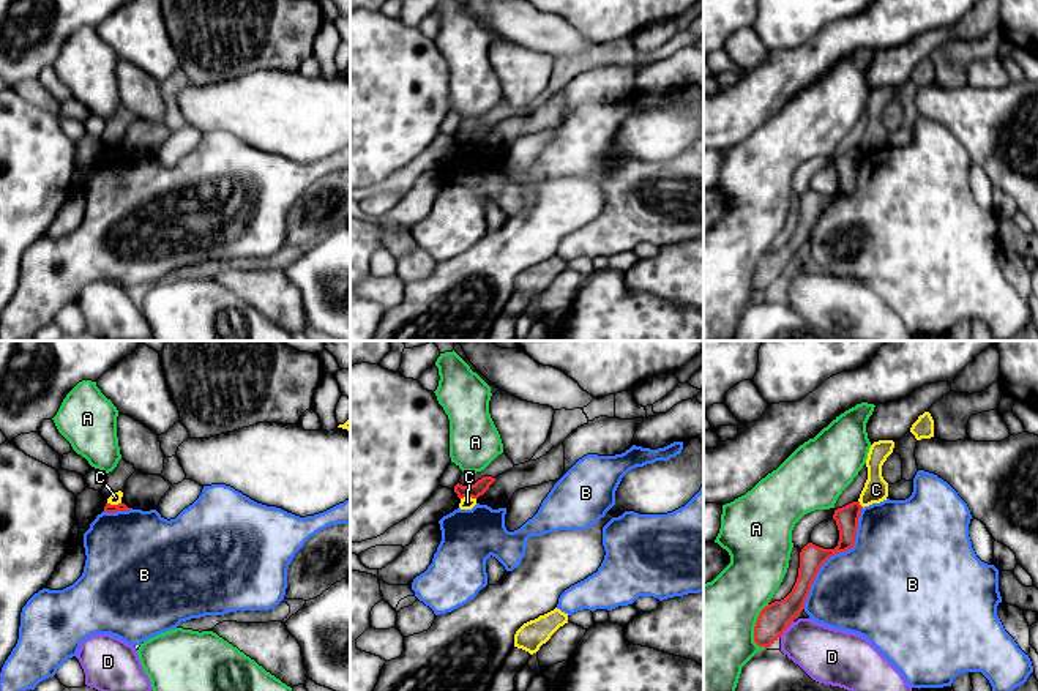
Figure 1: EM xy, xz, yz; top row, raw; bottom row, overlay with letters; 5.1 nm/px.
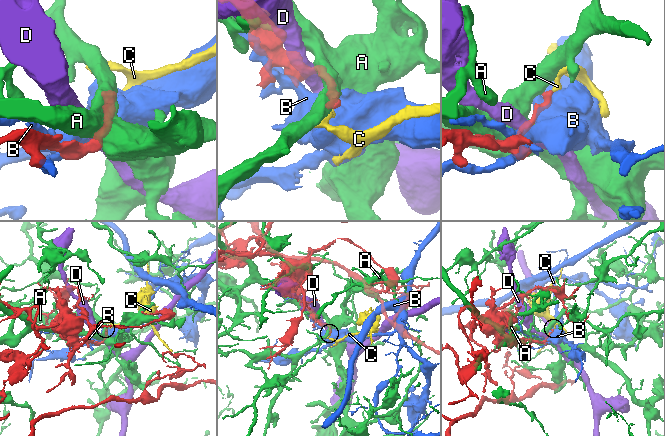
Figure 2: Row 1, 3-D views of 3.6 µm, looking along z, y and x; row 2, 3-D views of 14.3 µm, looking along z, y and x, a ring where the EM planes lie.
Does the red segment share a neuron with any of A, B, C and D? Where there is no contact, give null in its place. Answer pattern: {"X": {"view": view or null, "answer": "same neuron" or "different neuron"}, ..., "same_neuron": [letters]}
{"A": {"view": "yz", "answer": "different neuron"}, "B": {"view": "yz", "answer": "different neuron"}, "C": {"view": "xz", "answer": "different neuron"}, "D": {"view": "yz", "answer": "different neuron"}, "same_neuron": []}

